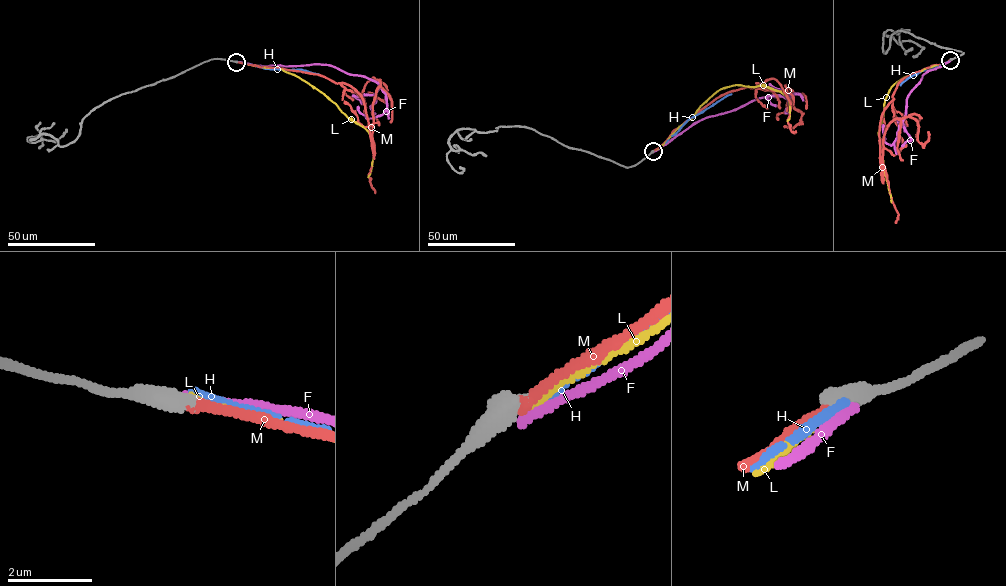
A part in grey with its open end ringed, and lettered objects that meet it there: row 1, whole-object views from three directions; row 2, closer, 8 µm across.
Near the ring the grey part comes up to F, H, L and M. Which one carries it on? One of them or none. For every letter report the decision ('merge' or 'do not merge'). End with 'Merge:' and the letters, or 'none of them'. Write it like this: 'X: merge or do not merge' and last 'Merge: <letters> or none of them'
F: do not merge
H: do not merge
L: do not merge
M: merge
Merge: M

